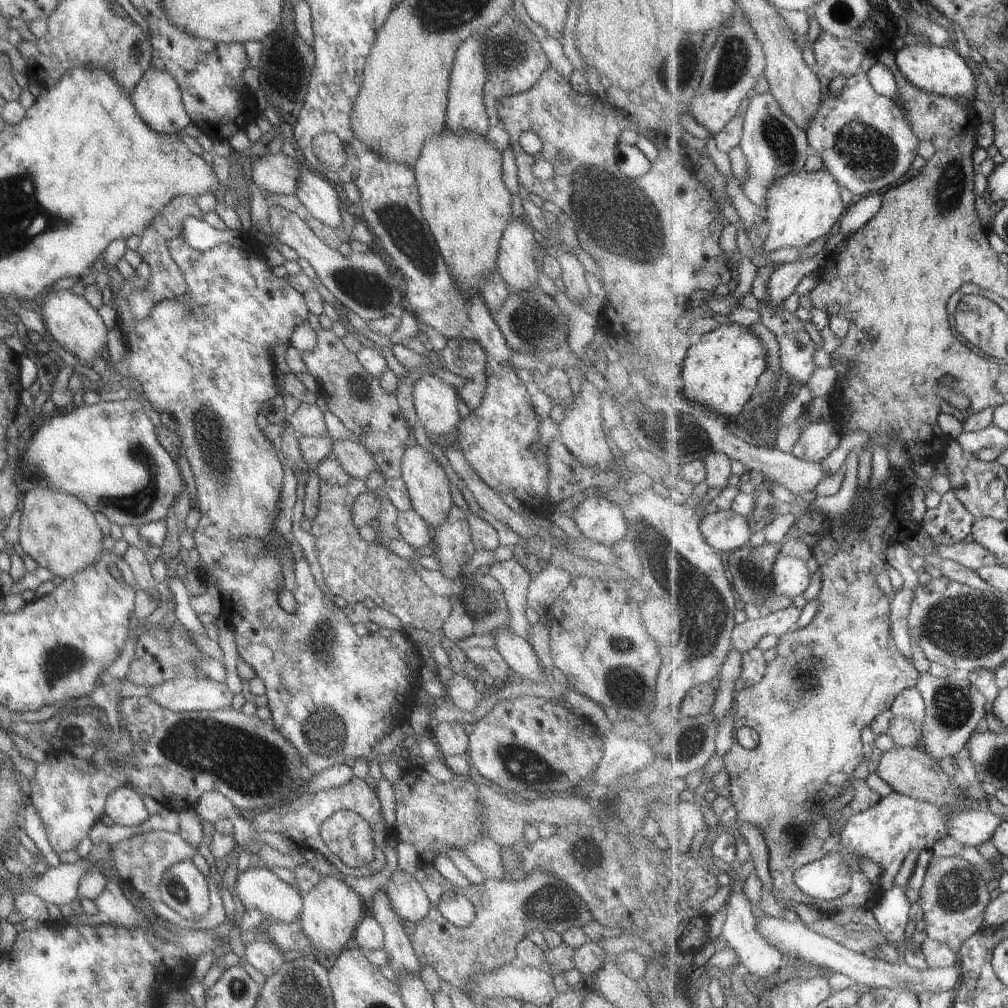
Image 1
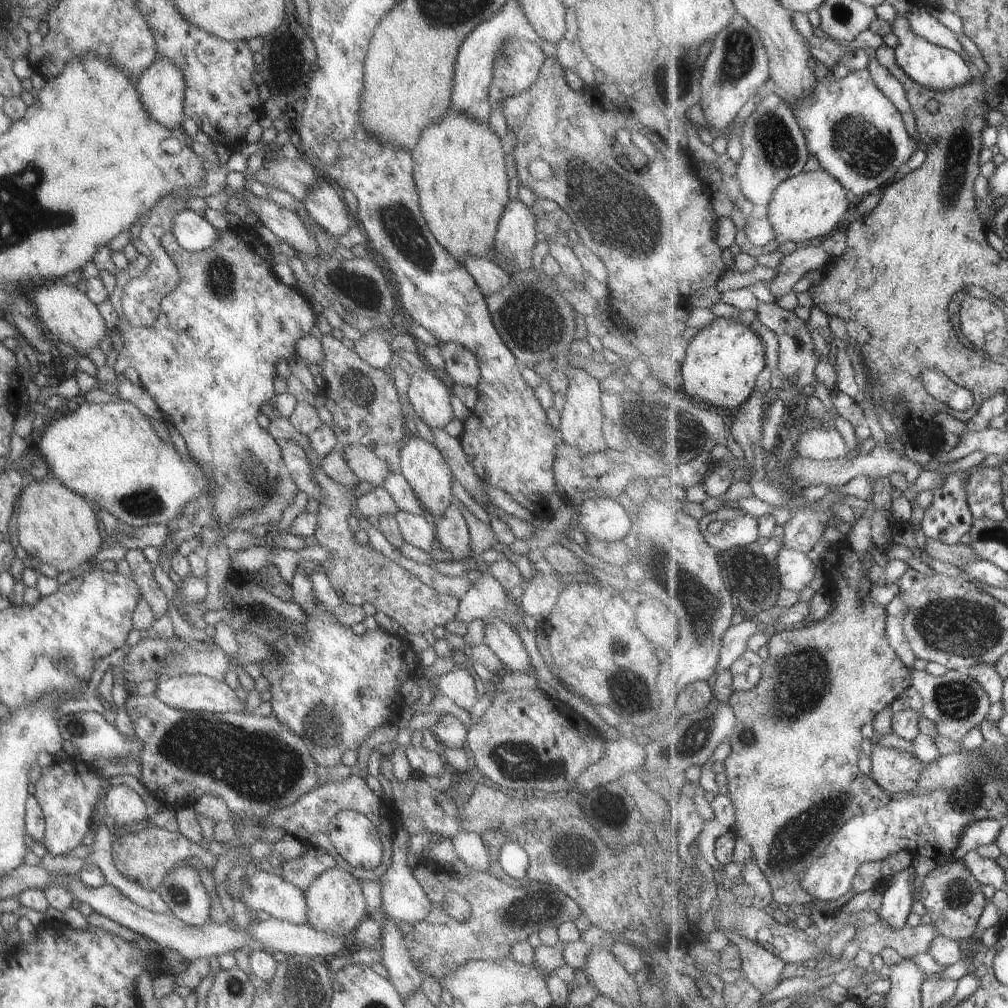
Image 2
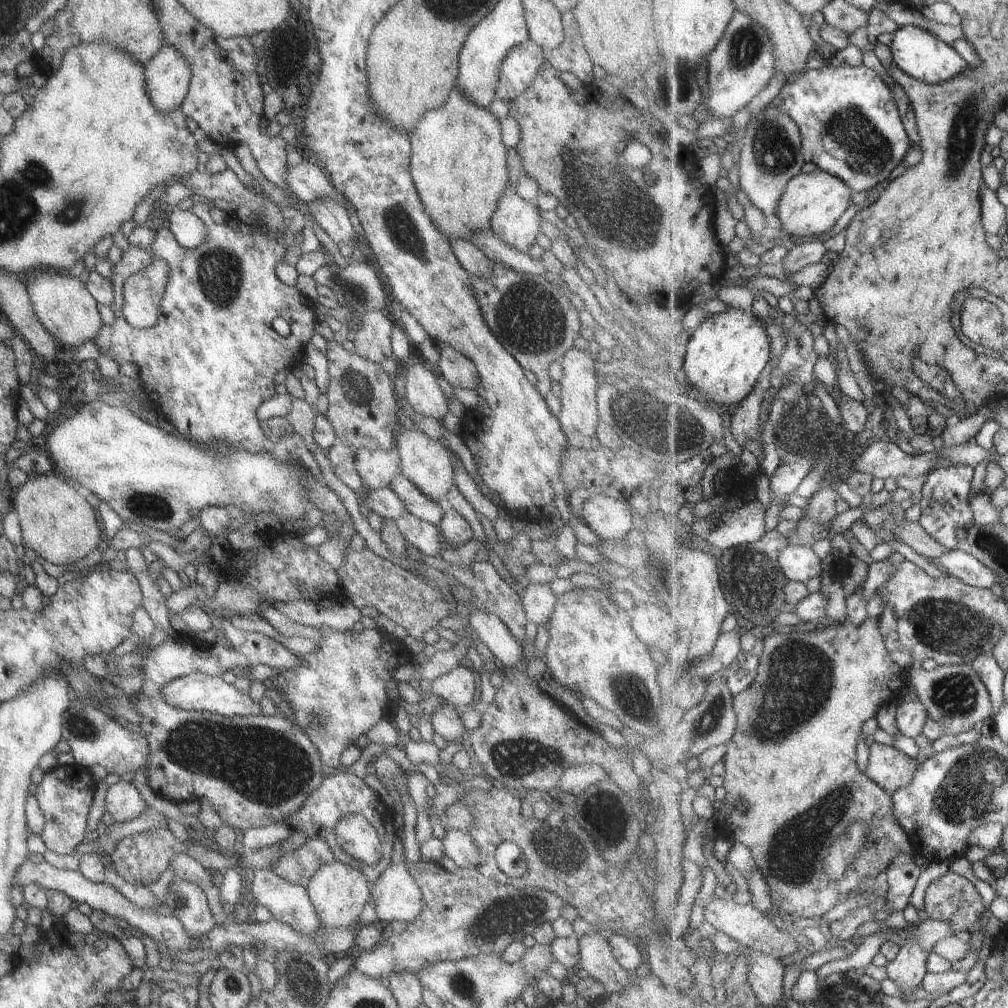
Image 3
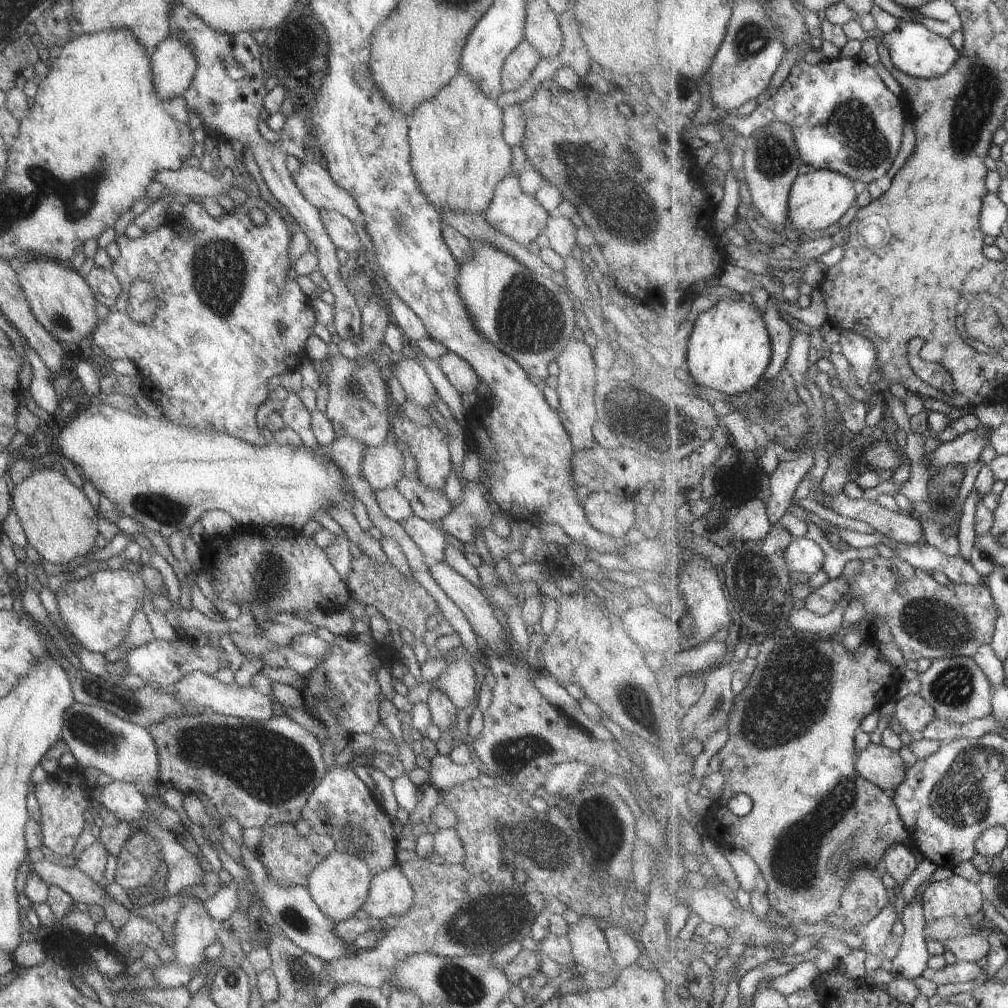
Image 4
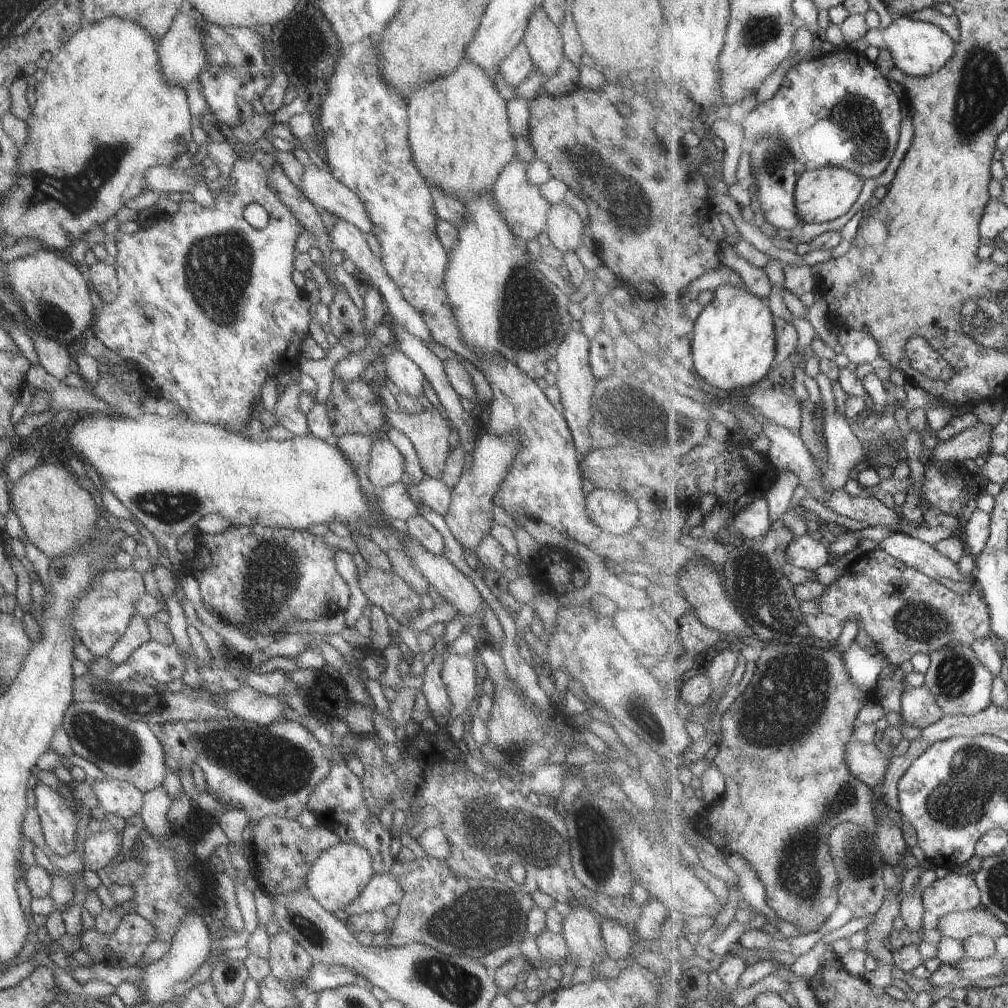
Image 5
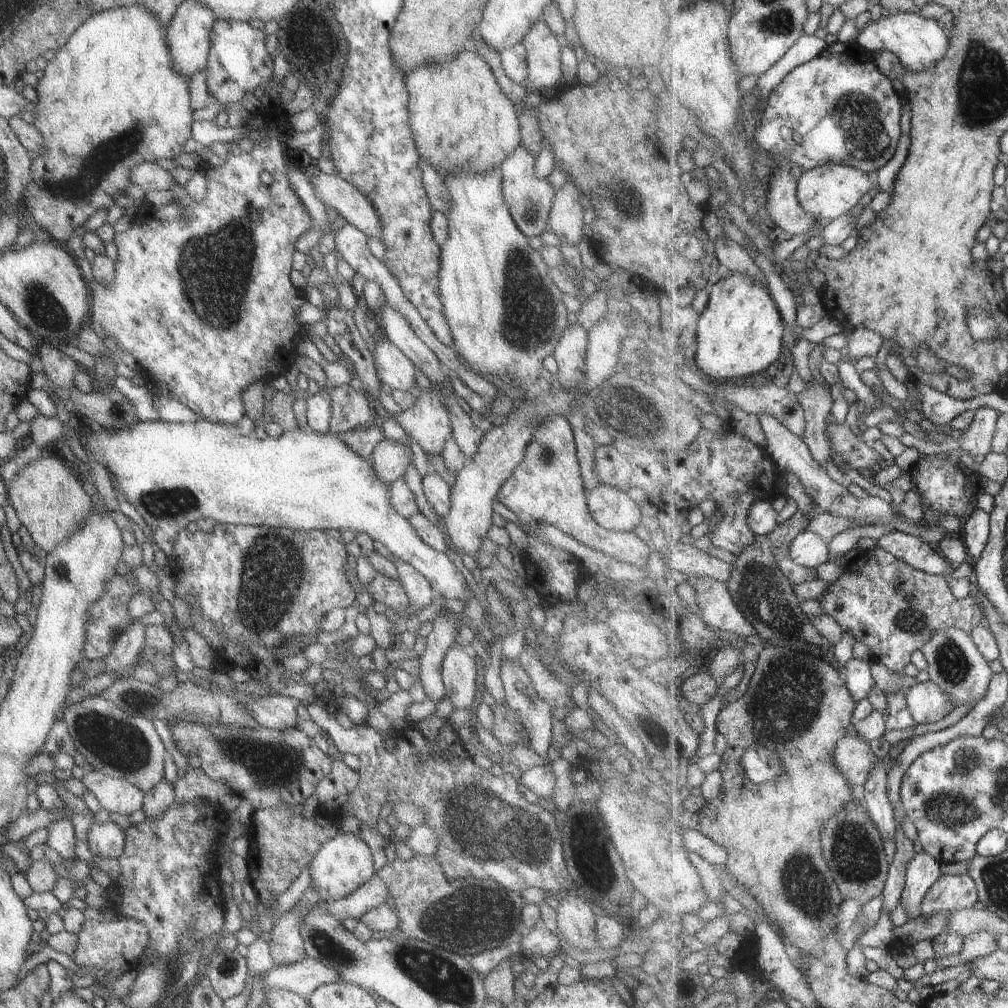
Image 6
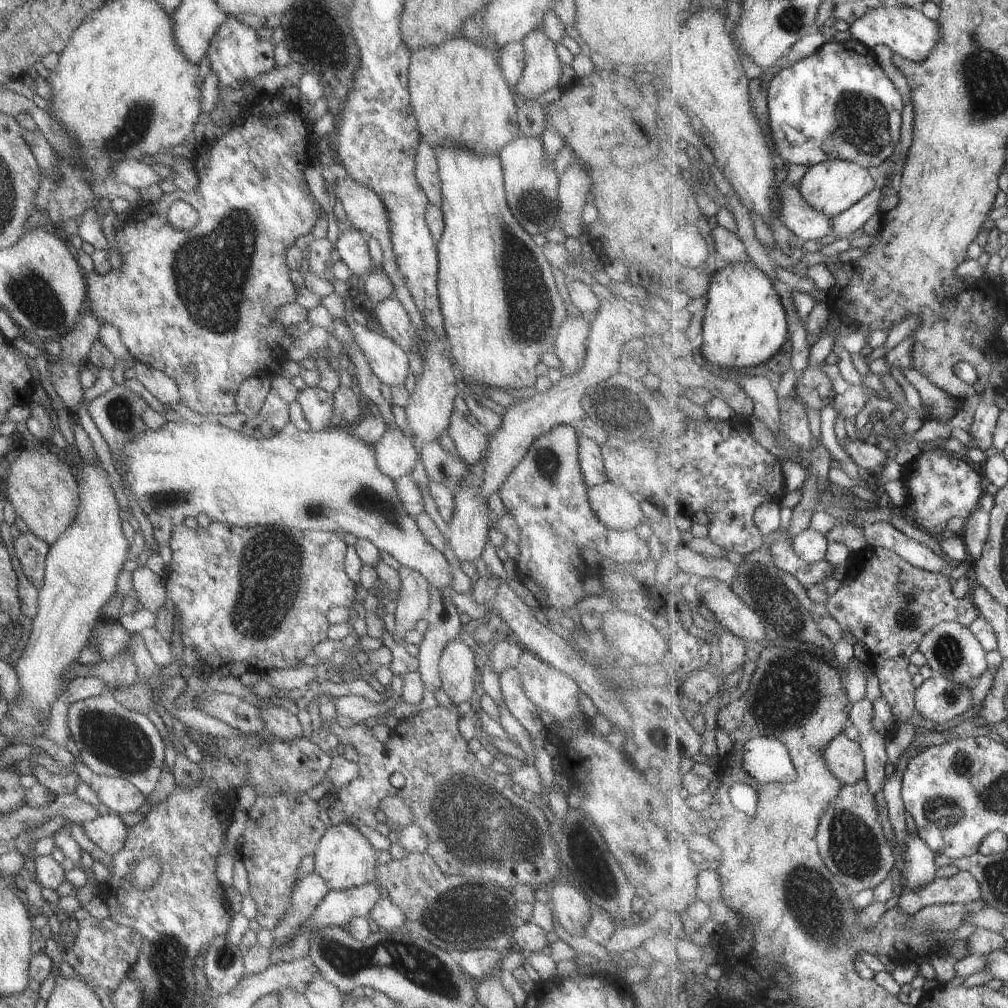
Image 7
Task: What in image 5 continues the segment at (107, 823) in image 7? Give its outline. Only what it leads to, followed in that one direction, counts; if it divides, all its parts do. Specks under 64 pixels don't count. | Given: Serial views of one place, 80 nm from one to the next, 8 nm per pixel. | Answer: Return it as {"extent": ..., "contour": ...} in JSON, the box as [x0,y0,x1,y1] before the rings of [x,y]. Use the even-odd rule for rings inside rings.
{"extent":[80,827,122,872],"contour":[[[111,827],[102,829],[99,833],[89,834],[89,837],[84,840],[82,857],[80,858],[83,870],[95,872],[99,868],[105,868],[111,858],[118,858],[122,854],[119,848],[120,839],[121,834],[117,834]]]}

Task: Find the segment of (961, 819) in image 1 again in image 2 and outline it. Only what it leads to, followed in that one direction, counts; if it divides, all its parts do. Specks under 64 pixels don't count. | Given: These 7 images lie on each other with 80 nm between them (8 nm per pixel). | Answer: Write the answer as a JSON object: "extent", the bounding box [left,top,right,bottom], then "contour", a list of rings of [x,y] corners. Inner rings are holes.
{"extent":[955,817,1005,858],"contour":[[[987,817],[973,822],[961,834],[955,856],[961,858],[966,852],[972,851],[981,844],[995,843],[1005,823],[1005,819],[999,820],[995,817]]]}

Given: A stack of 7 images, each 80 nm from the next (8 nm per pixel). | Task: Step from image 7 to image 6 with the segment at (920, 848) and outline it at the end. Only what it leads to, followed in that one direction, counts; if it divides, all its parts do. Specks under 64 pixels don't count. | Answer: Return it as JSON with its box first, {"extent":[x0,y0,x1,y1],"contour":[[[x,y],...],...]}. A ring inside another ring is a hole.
{"extent":[902,853,943,920],"contour":[[[918,853],[909,864],[902,906],[909,920],[917,920],[922,914],[922,902],[929,889],[943,876],[941,863],[930,854]]]}

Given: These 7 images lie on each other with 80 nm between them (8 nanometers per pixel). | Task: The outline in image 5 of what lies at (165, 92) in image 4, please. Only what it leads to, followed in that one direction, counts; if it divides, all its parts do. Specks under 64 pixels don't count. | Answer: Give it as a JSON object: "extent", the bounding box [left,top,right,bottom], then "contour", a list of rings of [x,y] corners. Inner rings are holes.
{"extent":[156,10,206,90],"contour":[[[195,10],[185,12],[185,14],[177,11],[167,32],[156,42],[158,69],[161,80],[167,85],[178,86],[185,90],[189,82],[206,67],[200,26],[203,22],[203,18]]]}

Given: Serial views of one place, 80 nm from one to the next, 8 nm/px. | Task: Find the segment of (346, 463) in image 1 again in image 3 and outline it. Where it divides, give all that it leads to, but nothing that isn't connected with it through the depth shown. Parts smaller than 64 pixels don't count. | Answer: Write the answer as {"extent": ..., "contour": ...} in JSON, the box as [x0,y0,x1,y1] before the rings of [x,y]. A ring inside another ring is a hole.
{"extent":[354,447,399,490],"contour":[[[363,447],[354,450],[354,469],[368,490],[387,487],[399,472],[398,468],[399,457],[395,448],[379,450]]]}

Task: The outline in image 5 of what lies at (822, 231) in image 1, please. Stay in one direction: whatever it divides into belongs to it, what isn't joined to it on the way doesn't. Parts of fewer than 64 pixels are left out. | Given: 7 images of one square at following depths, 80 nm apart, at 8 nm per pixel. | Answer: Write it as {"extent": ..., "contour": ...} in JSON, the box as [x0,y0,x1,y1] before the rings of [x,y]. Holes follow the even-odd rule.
{"extent":[795,165,865,224],"contour":[[[831,165],[807,170],[798,178],[795,191],[797,212],[802,224],[821,224],[841,218],[853,208],[855,200],[859,200],[863,184],[865,179],[862,176]]]}

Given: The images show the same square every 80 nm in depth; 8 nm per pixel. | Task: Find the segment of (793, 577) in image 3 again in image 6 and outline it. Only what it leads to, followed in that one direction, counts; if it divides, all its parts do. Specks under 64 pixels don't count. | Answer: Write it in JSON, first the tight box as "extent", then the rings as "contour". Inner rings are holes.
{"extent":[790,530,830,569],"contour":[[[803,530],[790,543],[792,557],[803,566],[816,569],[830,561],[828,544],[816,532]]]}

